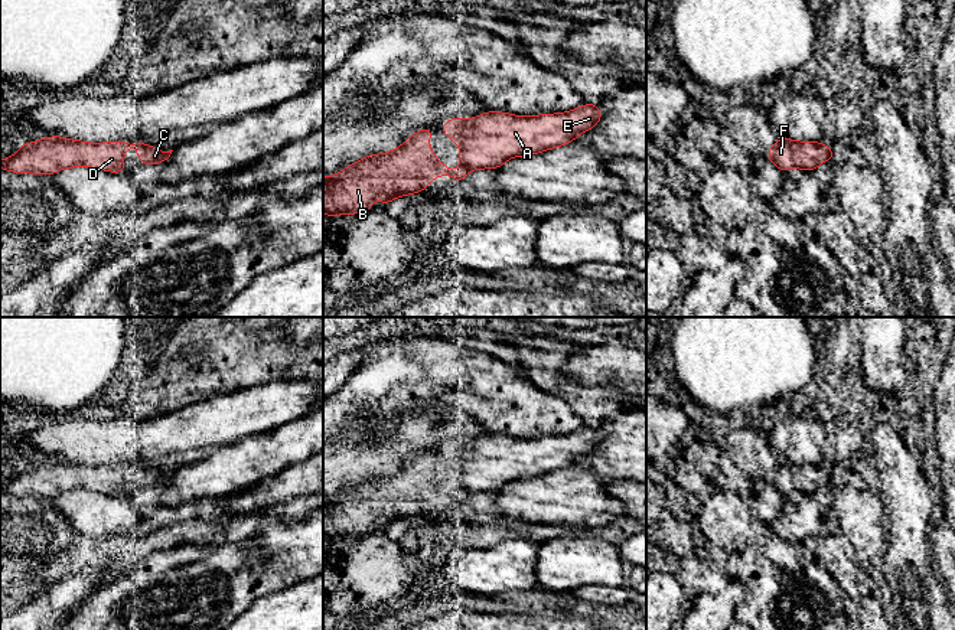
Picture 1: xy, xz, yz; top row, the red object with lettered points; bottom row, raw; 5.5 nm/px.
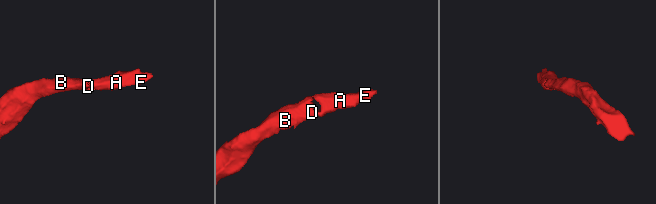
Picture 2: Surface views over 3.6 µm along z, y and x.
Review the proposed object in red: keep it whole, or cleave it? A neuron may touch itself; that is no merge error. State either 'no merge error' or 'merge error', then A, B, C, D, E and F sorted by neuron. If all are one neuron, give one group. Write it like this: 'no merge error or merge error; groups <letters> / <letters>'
no merge error; groups A B C D E F

